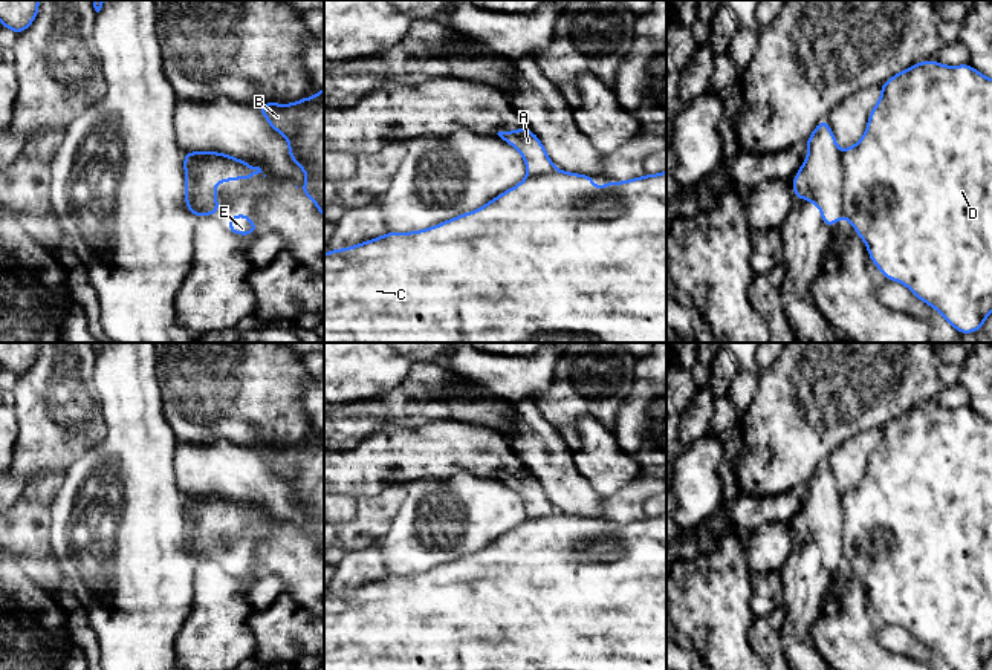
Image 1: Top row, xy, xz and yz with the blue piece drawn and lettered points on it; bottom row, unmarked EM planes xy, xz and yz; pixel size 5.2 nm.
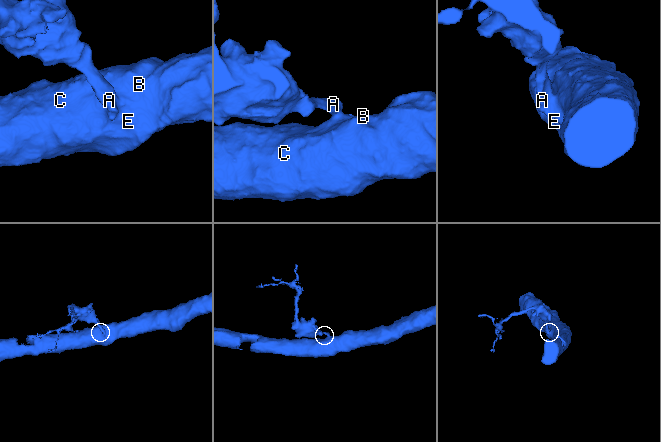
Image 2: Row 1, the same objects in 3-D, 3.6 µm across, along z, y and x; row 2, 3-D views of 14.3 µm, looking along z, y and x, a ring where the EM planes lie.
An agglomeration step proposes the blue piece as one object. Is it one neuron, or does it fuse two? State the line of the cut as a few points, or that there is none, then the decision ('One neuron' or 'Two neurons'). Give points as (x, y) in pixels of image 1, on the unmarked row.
Split along yz (839, 494), (841, 554), (844, 557). Two neurons

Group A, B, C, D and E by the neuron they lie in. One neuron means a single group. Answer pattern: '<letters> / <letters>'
A / B C D E

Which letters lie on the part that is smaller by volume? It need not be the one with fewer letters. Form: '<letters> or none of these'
A

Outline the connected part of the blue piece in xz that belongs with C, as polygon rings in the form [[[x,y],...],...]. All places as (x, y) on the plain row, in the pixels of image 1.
[[[666,512],[593,529],[593,517],[527,517],[478,552],[420,574],[390,575],[324,597],[324,670],[666,670]]]

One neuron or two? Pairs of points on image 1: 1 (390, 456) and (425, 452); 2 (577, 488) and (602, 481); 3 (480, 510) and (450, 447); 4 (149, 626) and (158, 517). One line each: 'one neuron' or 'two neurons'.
1: one neuron
2: two neurons
3: two neurons
4: one neuron

